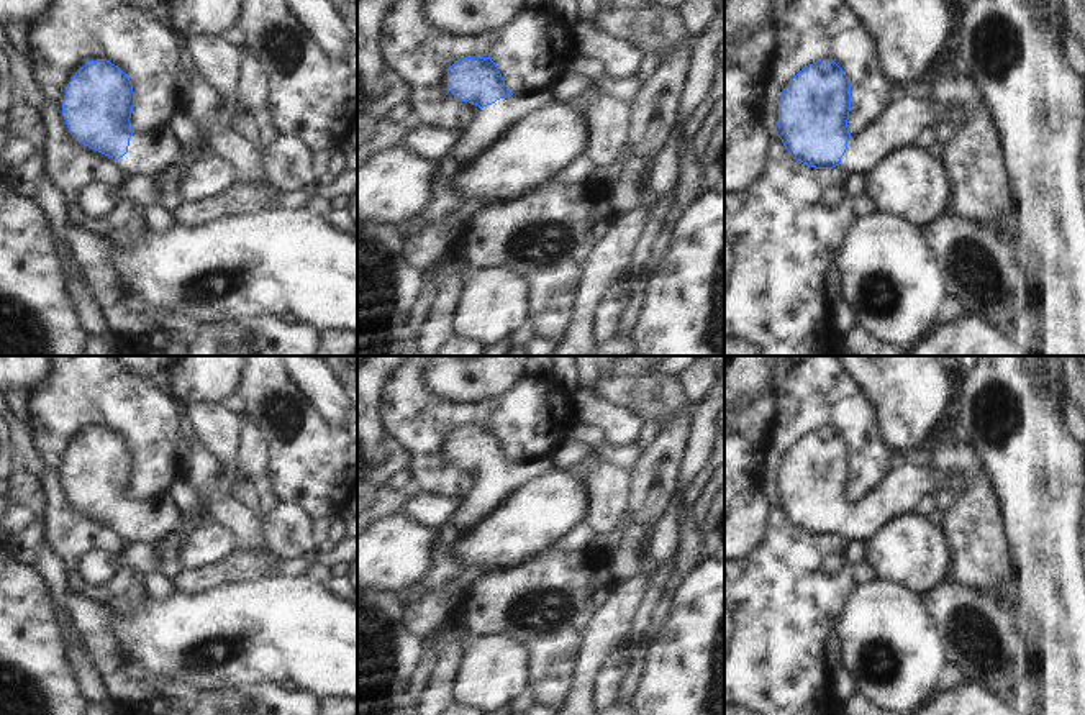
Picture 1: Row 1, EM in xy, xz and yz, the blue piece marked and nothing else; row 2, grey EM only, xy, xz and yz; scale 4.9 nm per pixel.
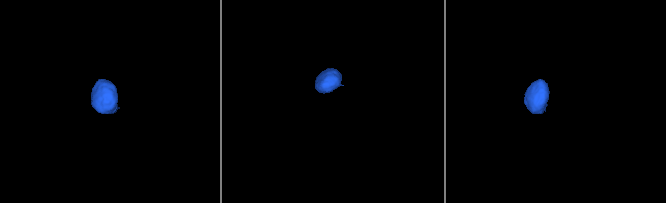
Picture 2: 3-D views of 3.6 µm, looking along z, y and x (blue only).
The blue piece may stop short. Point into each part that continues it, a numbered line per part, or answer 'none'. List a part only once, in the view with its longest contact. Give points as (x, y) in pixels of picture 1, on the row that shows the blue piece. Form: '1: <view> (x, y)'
1: xz (494, 122)

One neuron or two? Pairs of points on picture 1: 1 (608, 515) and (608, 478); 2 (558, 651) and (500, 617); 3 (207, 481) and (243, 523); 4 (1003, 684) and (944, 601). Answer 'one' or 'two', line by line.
1: one
2: one
3: one
4: one

